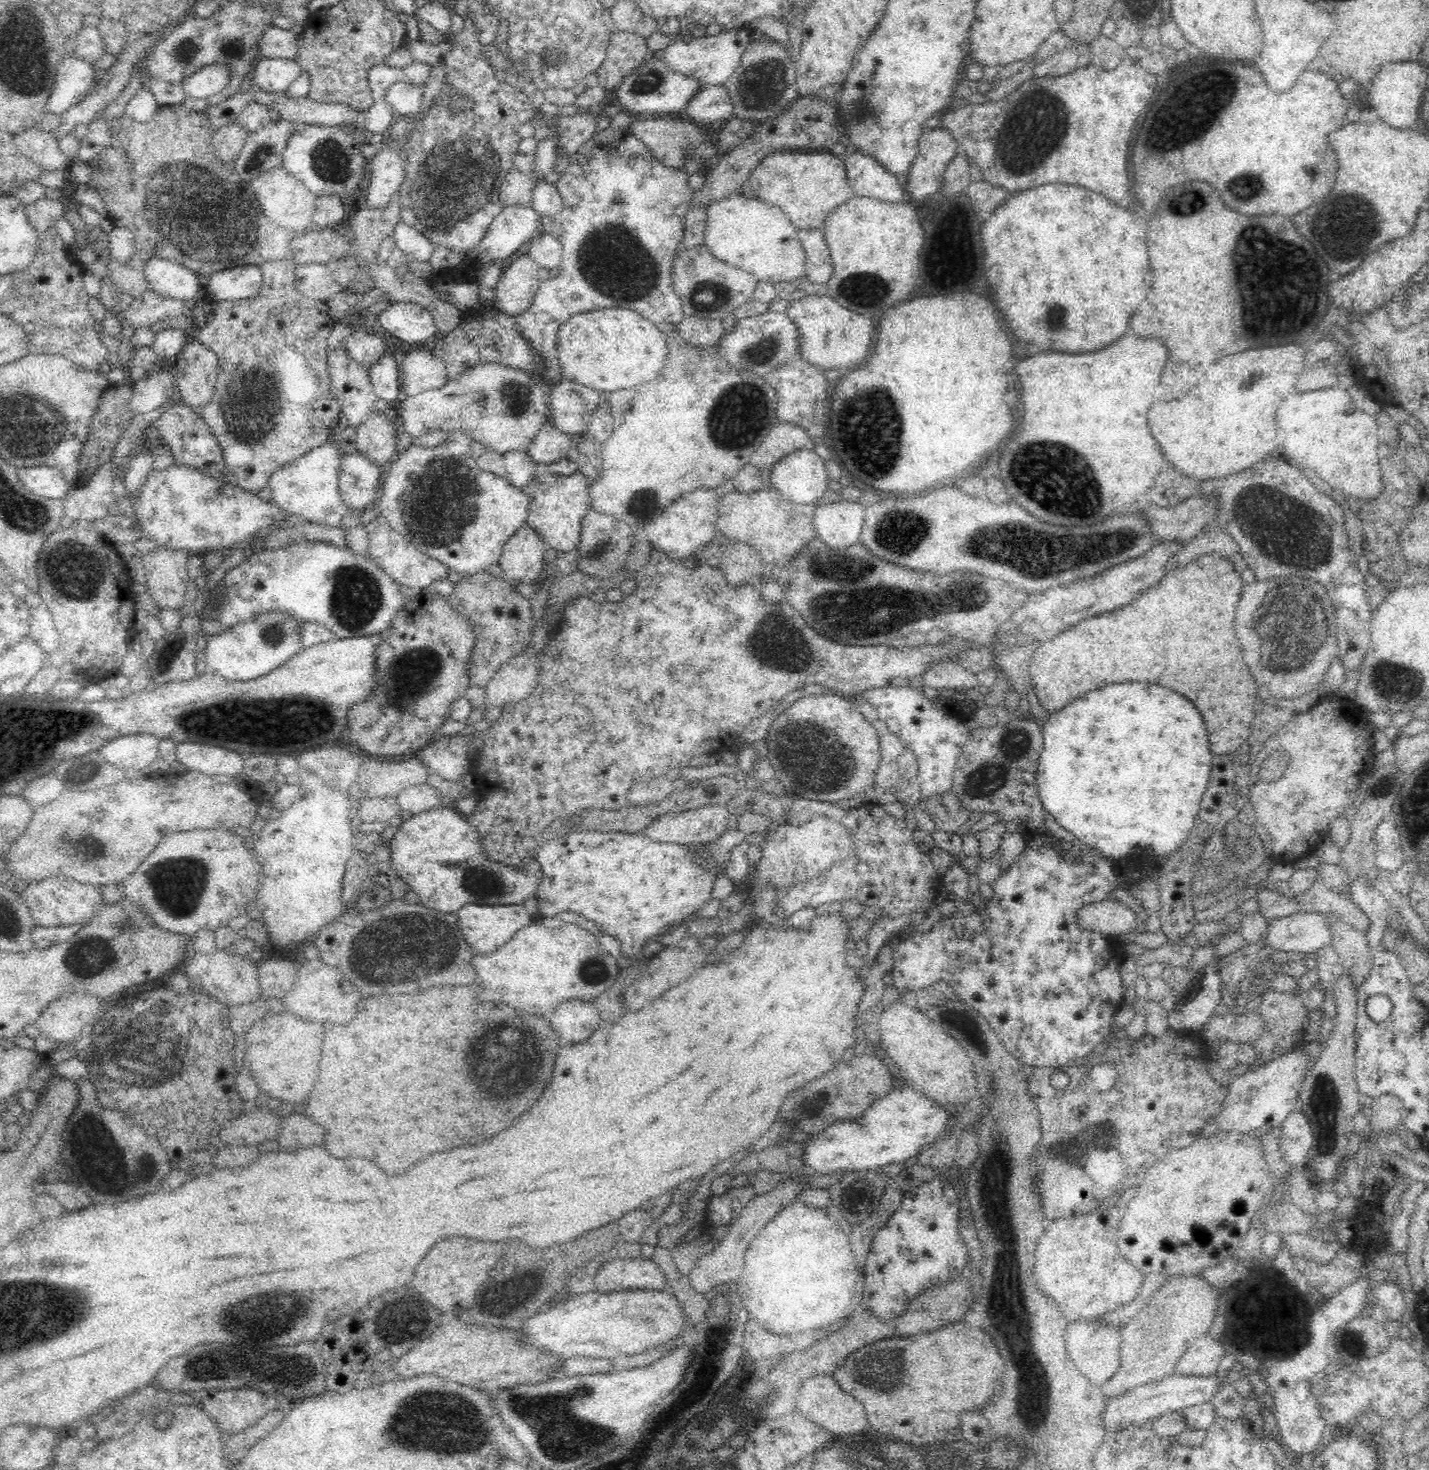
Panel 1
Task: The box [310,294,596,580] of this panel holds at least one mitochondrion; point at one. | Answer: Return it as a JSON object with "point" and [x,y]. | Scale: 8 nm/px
{"point":[446,504]}

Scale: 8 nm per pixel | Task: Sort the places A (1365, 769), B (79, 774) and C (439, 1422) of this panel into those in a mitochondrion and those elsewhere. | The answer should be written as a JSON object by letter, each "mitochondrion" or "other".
{"A":"other","B":"mitochondrion","C":"mitochondrion"}

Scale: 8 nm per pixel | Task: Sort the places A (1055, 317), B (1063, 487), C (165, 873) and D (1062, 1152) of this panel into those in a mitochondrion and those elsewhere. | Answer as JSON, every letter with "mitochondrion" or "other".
{"A":"mitochondrion","B":"mitochondrion","C":"mitochondrion","D":"mitochondrion"}

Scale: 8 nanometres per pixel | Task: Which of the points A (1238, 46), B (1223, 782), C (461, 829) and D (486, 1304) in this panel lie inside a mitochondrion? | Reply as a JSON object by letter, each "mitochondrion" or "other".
{"A":"other","B":"other","C":"other","D":"other"}

